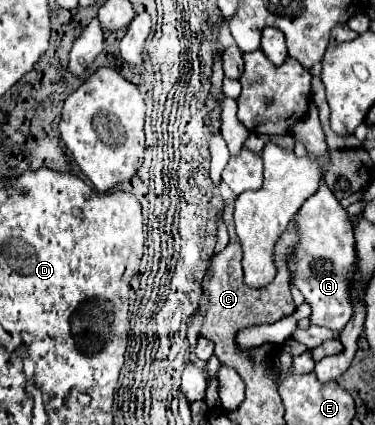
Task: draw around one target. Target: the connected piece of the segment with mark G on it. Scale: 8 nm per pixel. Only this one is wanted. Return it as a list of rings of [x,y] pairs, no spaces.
[[[321,182],[319,190],[305,200],[295,214],[295,226],[299,242],[289,254],[291,284],[305,296],[311,306],[311,324],[341,330],[353,316],[353,274],[357,268],[357,250],[353,238],[353,226],[347,210],[333,198],[333,192]]]

